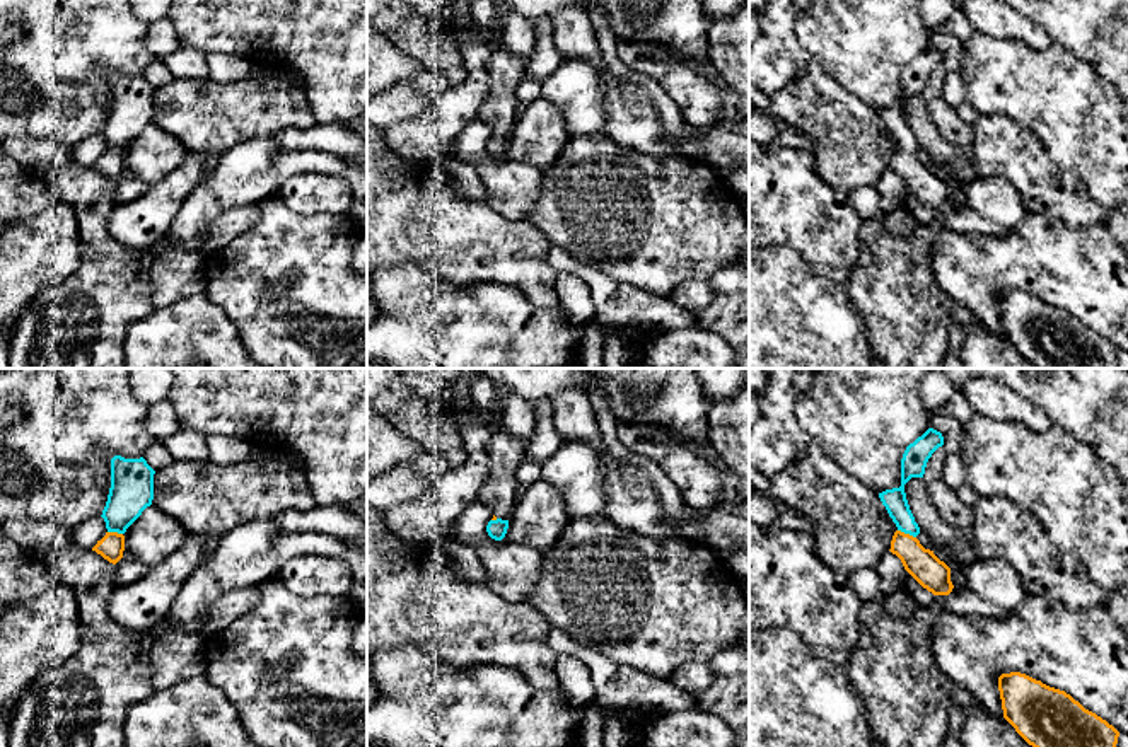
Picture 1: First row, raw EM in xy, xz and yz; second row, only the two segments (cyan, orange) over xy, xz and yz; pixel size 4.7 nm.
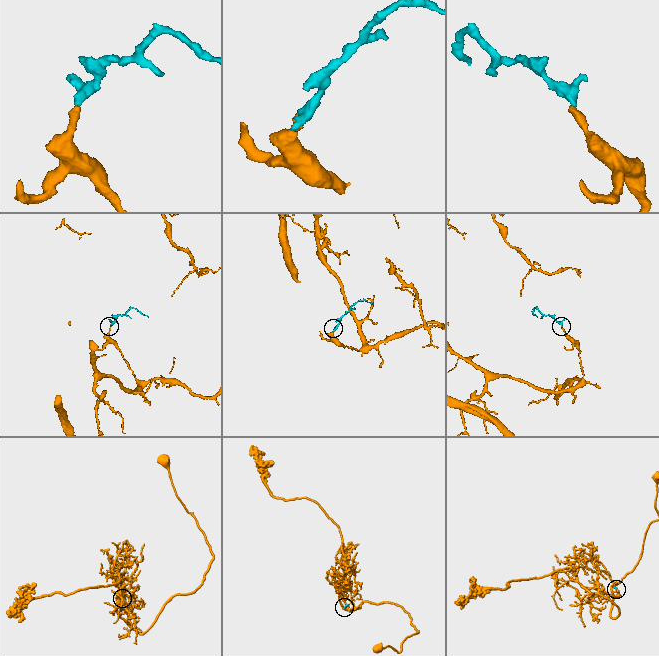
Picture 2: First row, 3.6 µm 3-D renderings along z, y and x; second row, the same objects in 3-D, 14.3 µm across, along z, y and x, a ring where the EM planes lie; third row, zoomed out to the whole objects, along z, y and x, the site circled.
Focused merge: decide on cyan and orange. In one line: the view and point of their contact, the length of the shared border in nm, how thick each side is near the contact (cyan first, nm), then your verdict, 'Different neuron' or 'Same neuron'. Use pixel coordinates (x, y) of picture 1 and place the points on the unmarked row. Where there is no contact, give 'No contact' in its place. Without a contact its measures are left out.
Touches cyan at yz (907, 150). Shared border 100 nm. Thickness 110 nm (cyan) against 150 nm. Same neuron

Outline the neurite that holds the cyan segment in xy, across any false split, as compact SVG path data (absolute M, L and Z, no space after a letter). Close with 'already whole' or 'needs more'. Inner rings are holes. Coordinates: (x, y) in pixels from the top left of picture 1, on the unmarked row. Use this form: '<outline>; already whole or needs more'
M114 73L111 77L111 106L102 136L106 140L106 153L92 165L109 181L116 182L123 176L125 150L152 123L155 89L143 75L125 77Z; needs more

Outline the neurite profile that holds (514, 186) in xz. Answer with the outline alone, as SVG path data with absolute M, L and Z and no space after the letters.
M515 159L473 164L490 193L490 206L510 220L527 220L541 191L541 171Z

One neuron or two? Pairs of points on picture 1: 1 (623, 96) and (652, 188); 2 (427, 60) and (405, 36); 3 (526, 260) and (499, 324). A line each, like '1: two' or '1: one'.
1: two
2: one
3: two

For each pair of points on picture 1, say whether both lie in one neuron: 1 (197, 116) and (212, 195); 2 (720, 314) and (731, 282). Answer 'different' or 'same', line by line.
1: different
2: same

